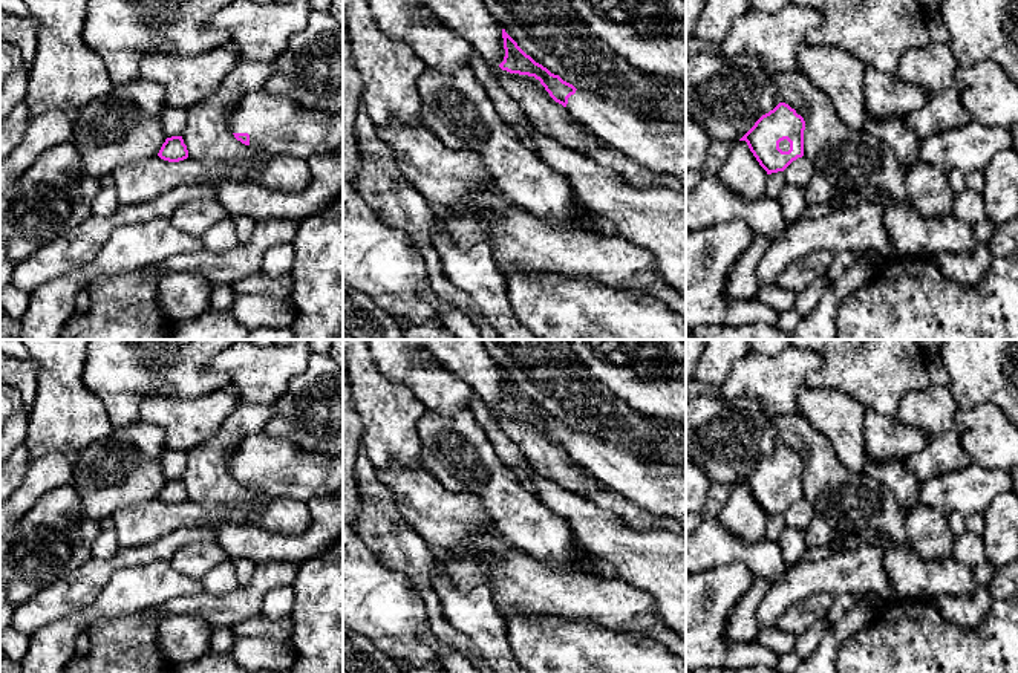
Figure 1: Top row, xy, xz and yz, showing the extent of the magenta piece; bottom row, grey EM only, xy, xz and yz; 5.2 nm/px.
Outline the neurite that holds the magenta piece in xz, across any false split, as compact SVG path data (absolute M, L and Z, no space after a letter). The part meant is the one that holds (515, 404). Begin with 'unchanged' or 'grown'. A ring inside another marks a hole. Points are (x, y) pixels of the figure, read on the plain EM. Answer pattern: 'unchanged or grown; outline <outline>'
grown; outline M502 372L505 399L499 407L510 416L534 419L569 459L595 480L657 517L674 519L686 535L686 467L643 459L600 437L576 431L536 405Z

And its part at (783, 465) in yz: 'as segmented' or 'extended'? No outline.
extended

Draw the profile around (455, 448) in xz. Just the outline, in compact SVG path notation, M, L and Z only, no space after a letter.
M427 410L416 425L421 442L419 467L455 493L475 494L481 499L491 526L505 541L519 551L563 569L585 569L586 549L562 517L553 514L542 500L530 493L516 471L496 453L471 410L438 415Z

